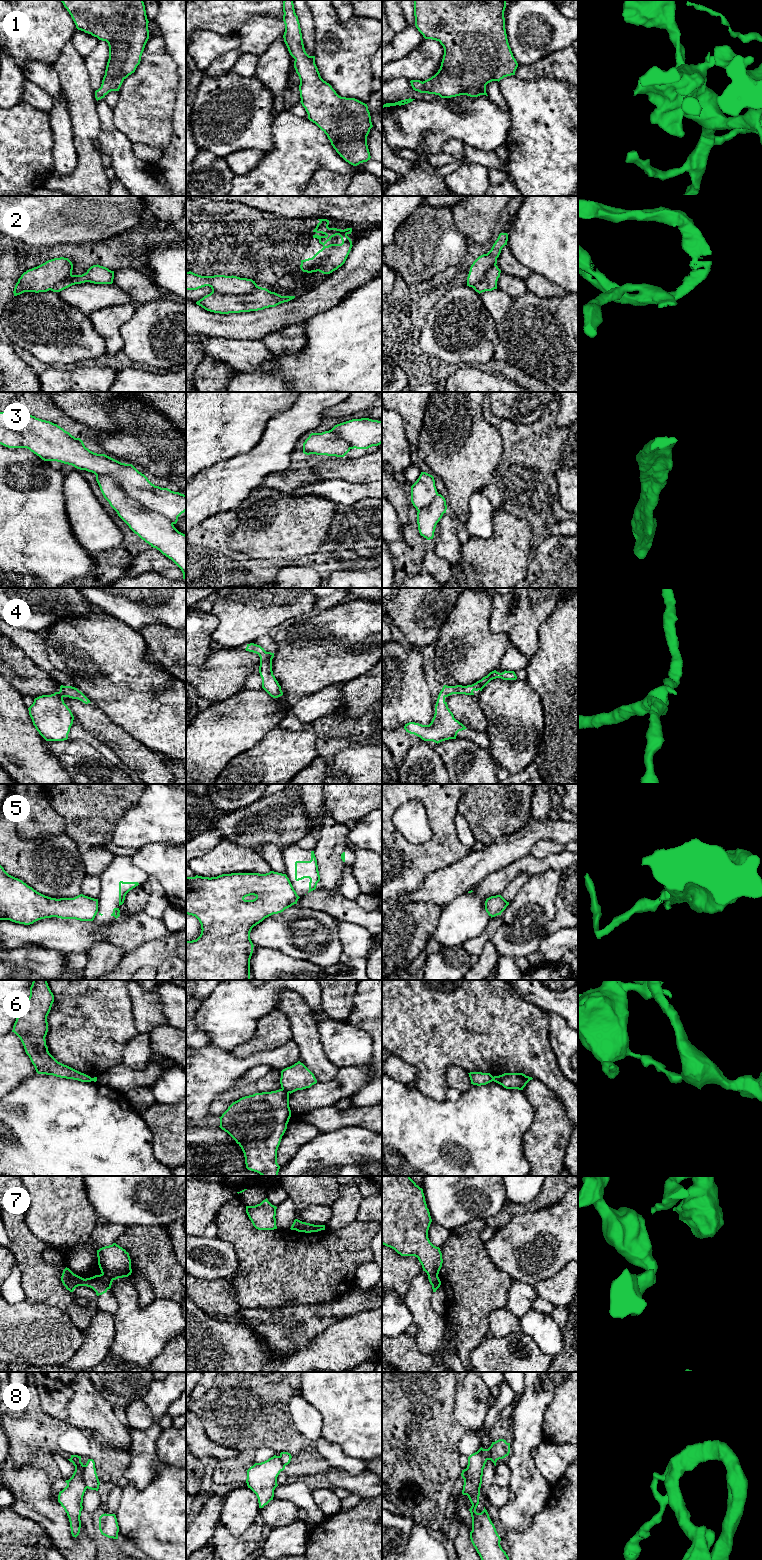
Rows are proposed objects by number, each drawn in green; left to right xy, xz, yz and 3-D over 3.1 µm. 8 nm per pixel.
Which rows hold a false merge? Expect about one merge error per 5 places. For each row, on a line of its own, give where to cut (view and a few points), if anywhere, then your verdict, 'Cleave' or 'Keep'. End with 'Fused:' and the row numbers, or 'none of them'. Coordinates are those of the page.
1: No split. Keep
2: No split. Keep
3: No split. Keep
4: No split. Keep
5: Split along xz (294, 891), (298, 898). Cleave
6: Split along xz (282, 1088), (288, 1093). Cleave
7: Split along xy (102, 1273), (112, 1280). Cleave
8: Split along xy (83, 1465), (83, 1482), (87, 1487). Cleave
Fused: 5, 6, 7, 8

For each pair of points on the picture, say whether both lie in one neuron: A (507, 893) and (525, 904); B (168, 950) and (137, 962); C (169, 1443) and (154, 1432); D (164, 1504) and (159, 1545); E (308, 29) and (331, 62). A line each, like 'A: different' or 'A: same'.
A: different
B: same
C: different
D: same
E: different

